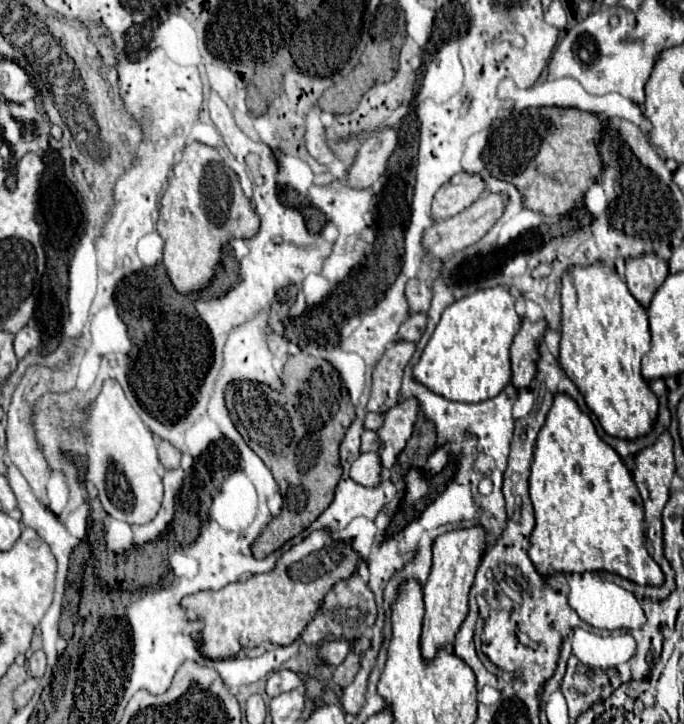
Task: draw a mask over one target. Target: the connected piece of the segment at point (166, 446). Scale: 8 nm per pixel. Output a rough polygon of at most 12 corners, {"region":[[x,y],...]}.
{"region":[[159,442],[159,460],[165,470],[181,464],[181,452],[169,442]]}

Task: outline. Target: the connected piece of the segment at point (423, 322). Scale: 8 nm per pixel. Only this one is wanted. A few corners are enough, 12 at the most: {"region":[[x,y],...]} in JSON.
{"region":[[427,314],[409,316],[399,338],[417,342],[427,326]]}

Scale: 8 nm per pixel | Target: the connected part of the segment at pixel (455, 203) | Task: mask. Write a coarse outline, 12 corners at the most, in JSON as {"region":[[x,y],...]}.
{"region":[[461,170],[435,194],[435,220],[459,214],[485,192]]}

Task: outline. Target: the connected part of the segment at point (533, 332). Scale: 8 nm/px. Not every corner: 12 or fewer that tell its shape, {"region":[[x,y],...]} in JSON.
{"region":[[545,318],[523,322],[511,346],[517,388],[537,374],[537,340],[547,332]]}

